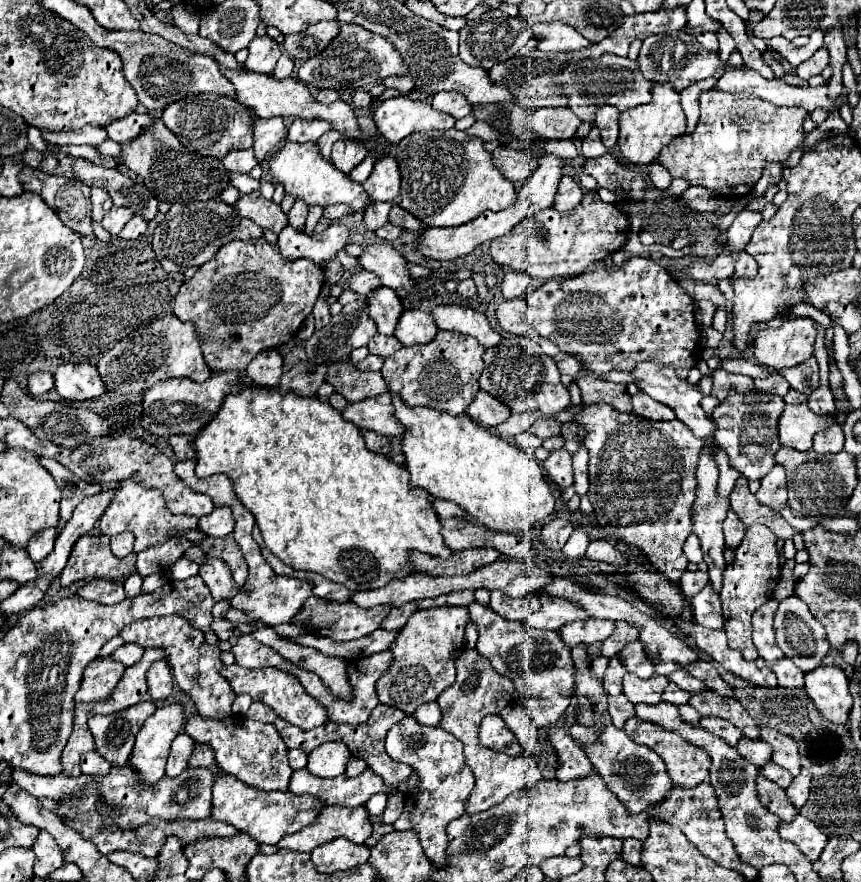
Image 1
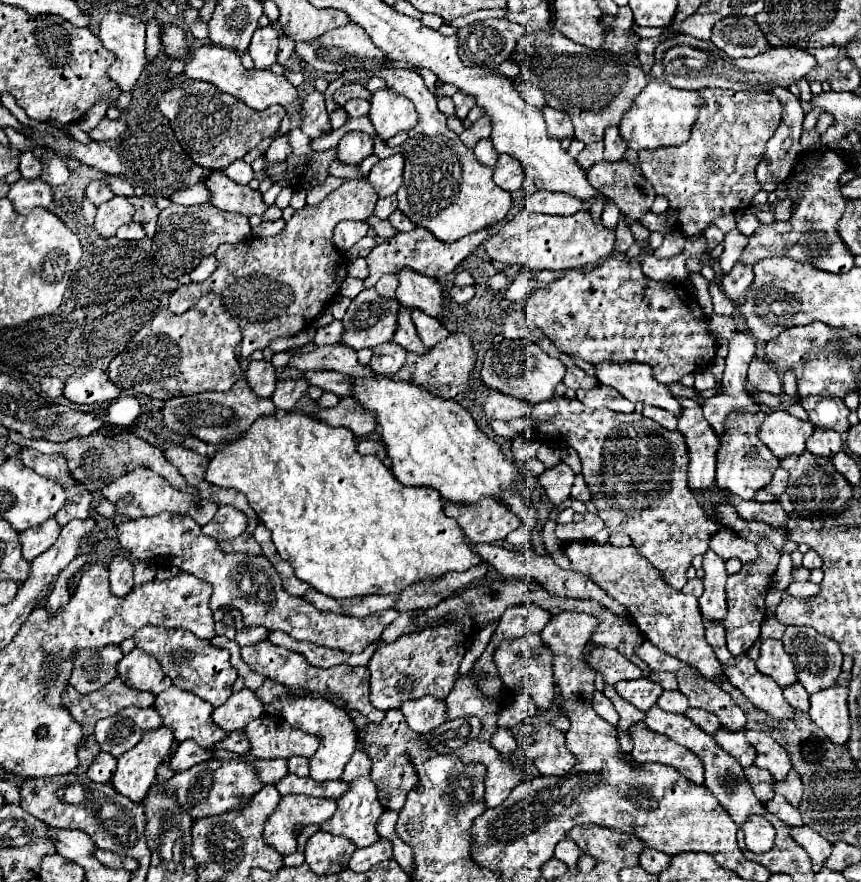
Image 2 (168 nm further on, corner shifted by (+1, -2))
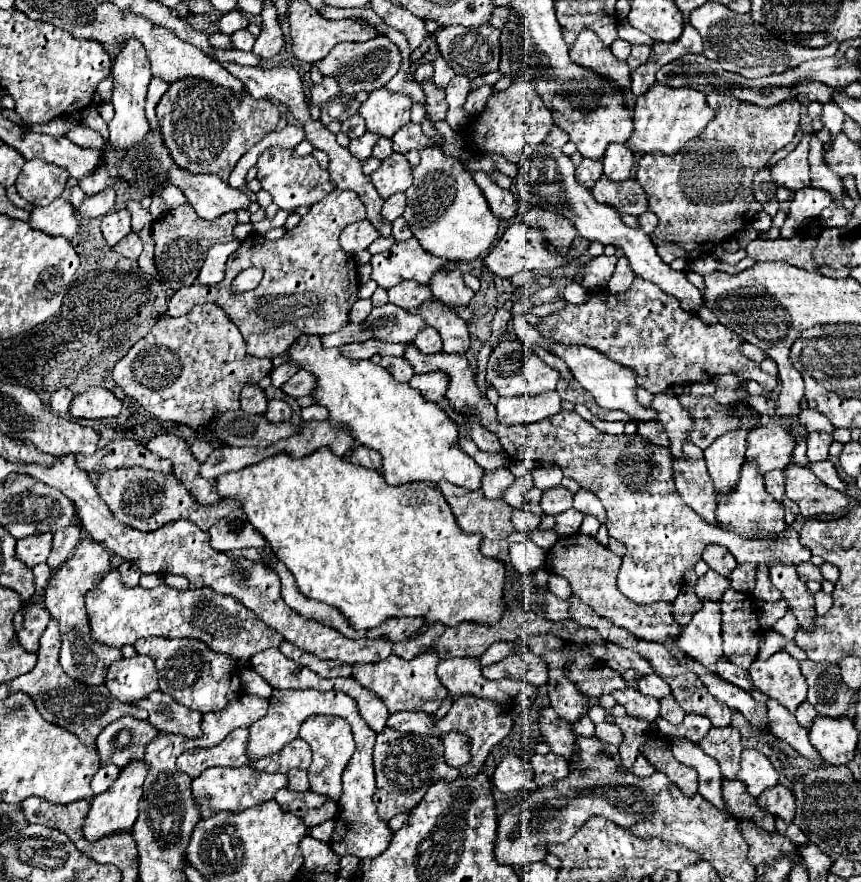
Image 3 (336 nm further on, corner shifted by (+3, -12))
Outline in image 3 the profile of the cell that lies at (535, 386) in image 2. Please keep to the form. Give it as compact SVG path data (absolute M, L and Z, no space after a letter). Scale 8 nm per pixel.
M506 340L492 350L486 380L498 390L498 396L542 396L546 392L556 390L558 370L546 366L532 350L524 348L520 340Z

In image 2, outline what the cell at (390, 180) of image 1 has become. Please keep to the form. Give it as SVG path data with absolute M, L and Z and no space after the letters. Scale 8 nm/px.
M398 152L380 160L370 170L368 182L376 188L380 198L386 198L390 194L396 194L396 190L402 186L402 172L404 172L404 156Z

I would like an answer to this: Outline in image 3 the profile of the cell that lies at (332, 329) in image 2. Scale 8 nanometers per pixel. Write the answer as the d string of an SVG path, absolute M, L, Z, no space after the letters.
M366 340L366 342L356 342L356 344L342 344L340 346L342 356L350 358L350 360L368 360L374 354L380 356L402 356L404 346L402 344L386 344L386 342L376 342L376 340Z

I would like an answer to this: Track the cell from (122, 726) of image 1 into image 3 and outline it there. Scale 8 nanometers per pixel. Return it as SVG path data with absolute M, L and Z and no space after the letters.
M124 716L110 726L106 726L96 740L102 766L116 764L122 768L130 760L142 760L146 746L156 738L158 730L146 722L132 716Z

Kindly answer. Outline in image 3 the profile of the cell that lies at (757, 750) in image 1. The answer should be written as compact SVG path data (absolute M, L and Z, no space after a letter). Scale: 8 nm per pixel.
M710 728L710 732L704 736L704 740L698 744L708 756L718 760L722 774L726 778L736 778L740 770L740 752L742 752L742 742L740 734L732 728Z

